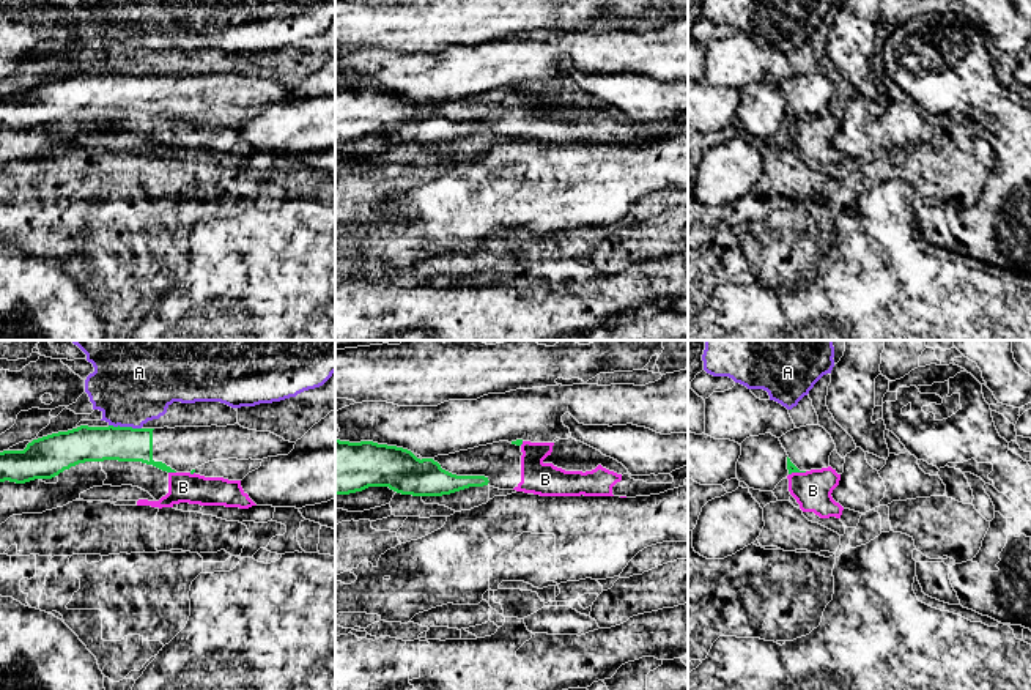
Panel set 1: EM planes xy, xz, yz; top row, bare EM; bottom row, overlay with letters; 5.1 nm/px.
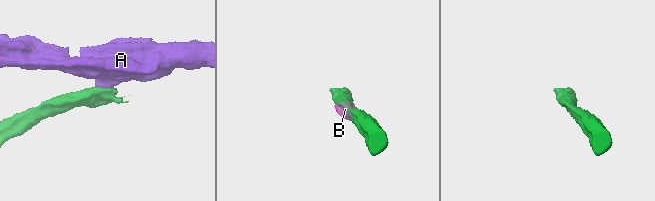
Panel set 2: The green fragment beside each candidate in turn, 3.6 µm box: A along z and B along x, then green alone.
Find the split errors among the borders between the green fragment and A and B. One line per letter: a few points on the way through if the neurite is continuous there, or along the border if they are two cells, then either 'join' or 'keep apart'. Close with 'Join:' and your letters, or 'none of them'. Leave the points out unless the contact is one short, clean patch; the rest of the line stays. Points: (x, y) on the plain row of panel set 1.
A: along xy (109, 71), (140, 76) | keep apart
B: along xy (169, 118), (175, 120) | keep apart
Join: none of them

